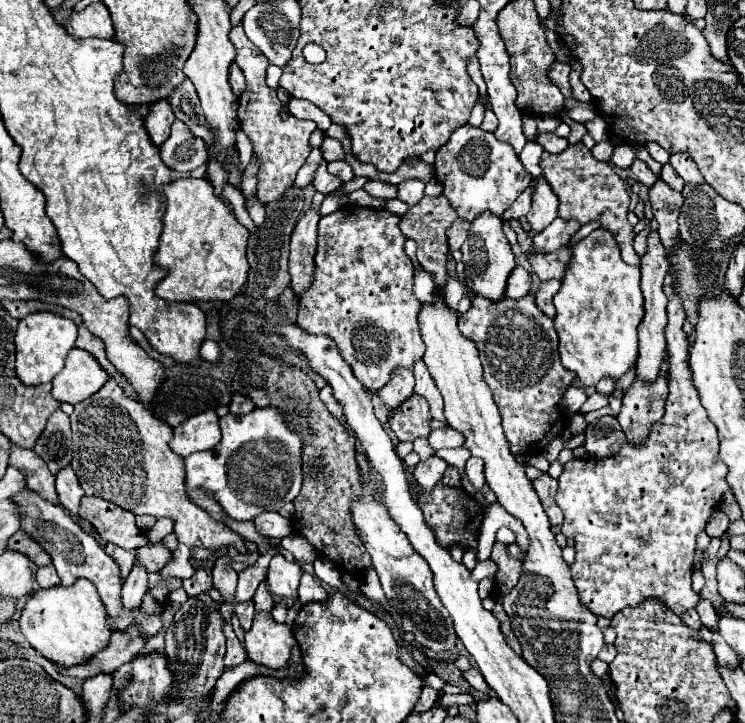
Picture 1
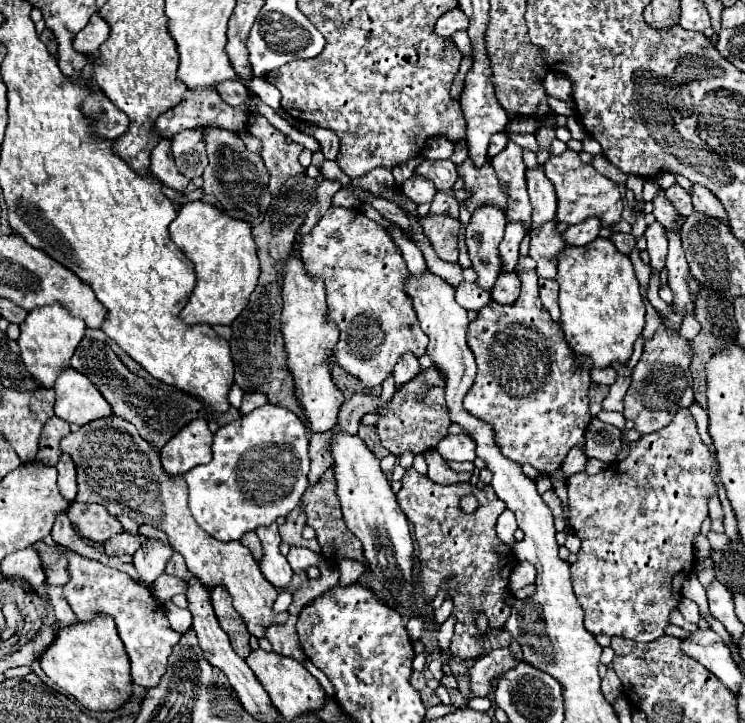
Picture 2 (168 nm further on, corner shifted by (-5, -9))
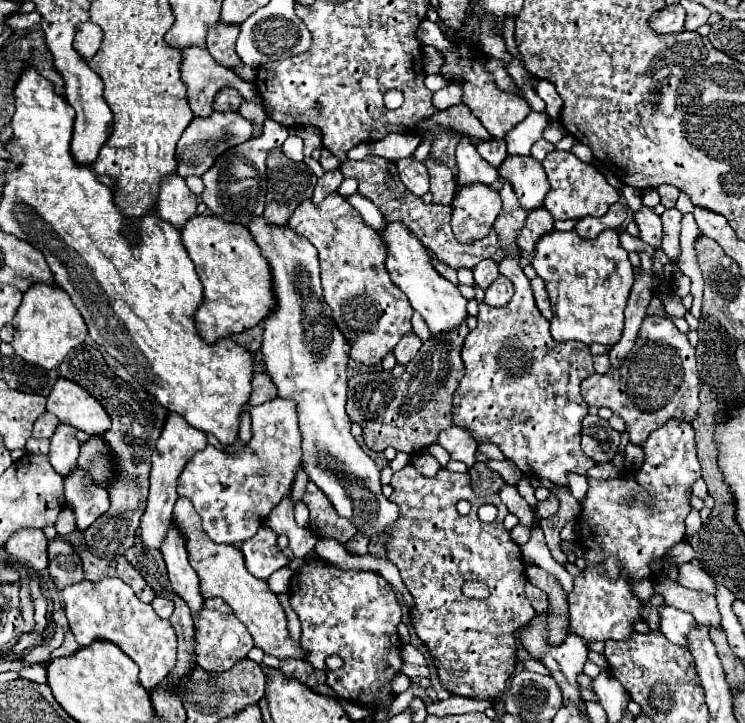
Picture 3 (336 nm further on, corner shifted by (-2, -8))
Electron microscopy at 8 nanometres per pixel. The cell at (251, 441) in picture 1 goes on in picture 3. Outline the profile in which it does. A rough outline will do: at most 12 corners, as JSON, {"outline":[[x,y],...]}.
{"outline":[[295,403],[251,407],[253,439],[207,445],[177,493],[215,543],[253,537],[301,461]]}

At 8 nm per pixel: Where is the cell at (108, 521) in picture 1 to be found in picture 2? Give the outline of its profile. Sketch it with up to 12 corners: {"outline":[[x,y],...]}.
{"outline":[[72,502],[68,516],[82,538],[104,544],[124,534],[100,504]]}

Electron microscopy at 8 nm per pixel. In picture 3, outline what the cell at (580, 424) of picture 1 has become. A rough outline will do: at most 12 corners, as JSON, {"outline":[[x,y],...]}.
{"outline":[[571,473],[569,491],[581,503],[587,493],[587,477]]}

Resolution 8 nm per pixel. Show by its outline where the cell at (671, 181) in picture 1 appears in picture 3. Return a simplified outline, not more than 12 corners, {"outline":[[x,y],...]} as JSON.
{"outline":[[661,185],[661,205],[673,209],[679,189],[673,185]]}

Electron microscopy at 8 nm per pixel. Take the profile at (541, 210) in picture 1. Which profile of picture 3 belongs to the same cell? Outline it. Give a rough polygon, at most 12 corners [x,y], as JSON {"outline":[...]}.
{"outline":[[507,155],[497,171],[525,211],[549,191],[535,157]]}

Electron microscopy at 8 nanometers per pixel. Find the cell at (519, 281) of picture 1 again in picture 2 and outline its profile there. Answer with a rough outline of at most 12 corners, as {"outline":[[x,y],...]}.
{"outline":[[516,272],[500,276],[492,298],[512,304],[520,296],[520,278]]}

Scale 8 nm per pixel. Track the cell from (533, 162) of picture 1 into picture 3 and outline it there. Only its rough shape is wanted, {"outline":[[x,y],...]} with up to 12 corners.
{"outline":[[529,113],[507,135],[507,151],[529,155],[547,125],[545,113]]}

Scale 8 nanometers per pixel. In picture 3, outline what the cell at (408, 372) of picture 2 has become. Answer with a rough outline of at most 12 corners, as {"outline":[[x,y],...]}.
{"outline":[[413,331],[393,349],[397,363],[409,363],[421,347]]}

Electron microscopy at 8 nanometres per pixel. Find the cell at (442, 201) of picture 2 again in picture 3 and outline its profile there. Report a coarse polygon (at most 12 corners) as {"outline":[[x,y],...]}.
{"outline":[[431,155],[425,159],[433,203],[451,205],[455,177]]}

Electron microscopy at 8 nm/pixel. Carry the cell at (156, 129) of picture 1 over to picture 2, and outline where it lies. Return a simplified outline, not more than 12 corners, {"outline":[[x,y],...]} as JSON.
{"outline":[[162,138],[150,154],[150,170],[168,188],[186,190],[172,140]]}

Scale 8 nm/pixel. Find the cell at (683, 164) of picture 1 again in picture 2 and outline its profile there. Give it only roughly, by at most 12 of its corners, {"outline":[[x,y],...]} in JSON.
{"outline":[[692,184],[694,210],[726,218],[722,202],[708,188]]}

